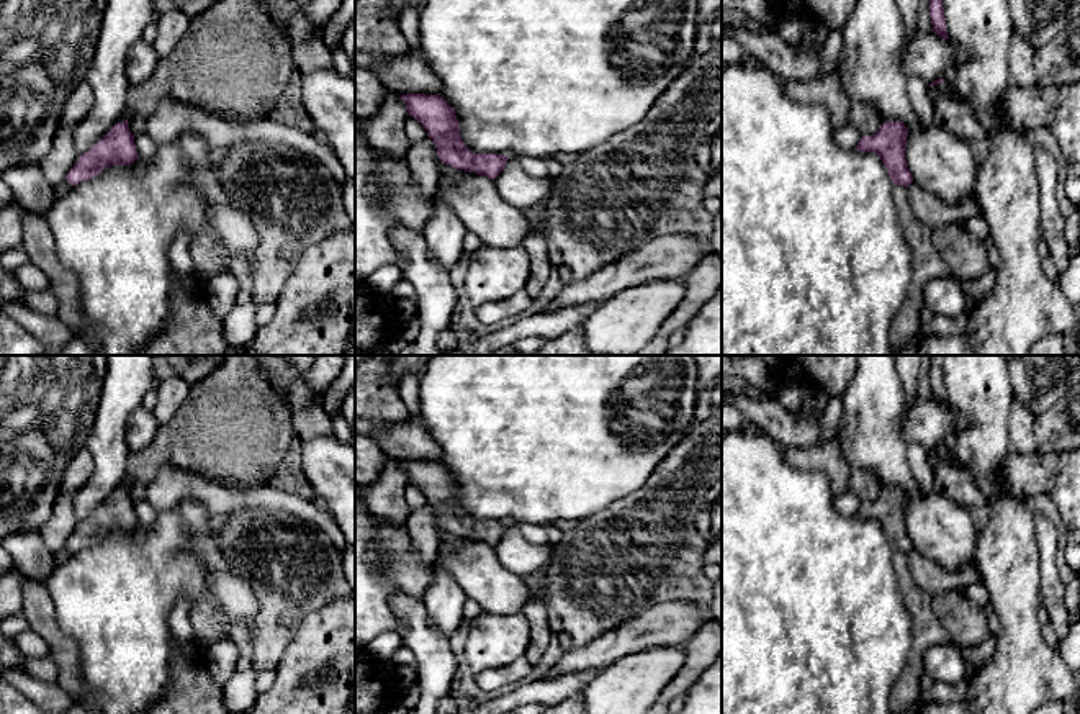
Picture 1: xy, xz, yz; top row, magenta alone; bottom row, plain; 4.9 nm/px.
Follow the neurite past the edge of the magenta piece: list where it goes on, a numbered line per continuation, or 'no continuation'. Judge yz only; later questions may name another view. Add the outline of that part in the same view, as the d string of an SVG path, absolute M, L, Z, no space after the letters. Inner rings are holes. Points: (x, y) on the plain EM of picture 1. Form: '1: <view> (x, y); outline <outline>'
no continuation

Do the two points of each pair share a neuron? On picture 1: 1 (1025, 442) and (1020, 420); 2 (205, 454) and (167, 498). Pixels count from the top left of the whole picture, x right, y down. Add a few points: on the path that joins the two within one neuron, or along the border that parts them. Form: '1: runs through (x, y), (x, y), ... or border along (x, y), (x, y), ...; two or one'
1: runs through (1021, 438), (1021, 424); one
2: border along (152, 479), (166, 465), (175, 465), (226, 485); two

